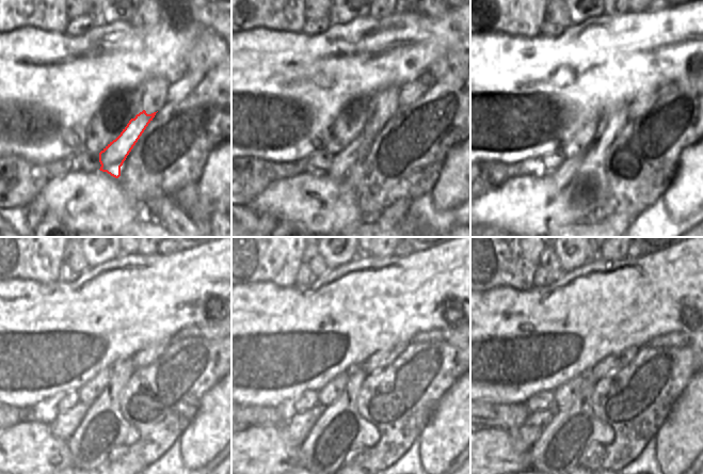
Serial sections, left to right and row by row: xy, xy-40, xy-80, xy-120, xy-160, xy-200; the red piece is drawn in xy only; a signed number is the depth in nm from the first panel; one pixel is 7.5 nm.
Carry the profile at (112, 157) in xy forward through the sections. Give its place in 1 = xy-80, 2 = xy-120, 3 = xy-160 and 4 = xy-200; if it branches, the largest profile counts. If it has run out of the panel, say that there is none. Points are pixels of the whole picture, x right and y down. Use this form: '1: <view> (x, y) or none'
1: xy-80 (561, 175)
2: xy-120 (66, 422)
3: xy-160 (297, 428)
4: xy-200 (524, 437)

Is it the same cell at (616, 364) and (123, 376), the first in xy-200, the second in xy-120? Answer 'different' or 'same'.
different

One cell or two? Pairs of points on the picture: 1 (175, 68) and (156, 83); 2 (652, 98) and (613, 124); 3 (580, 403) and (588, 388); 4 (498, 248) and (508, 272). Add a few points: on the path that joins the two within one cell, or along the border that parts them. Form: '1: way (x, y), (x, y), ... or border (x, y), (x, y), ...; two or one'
1: border (171, 81), (161, 76), (149, 76), (140, 83); two
2: border (628, 106), (628, 114), (626, 116); two
3: way (584, 399), (587, 391); one
4: way (505, 254), (508, 257), (508, 266); one

